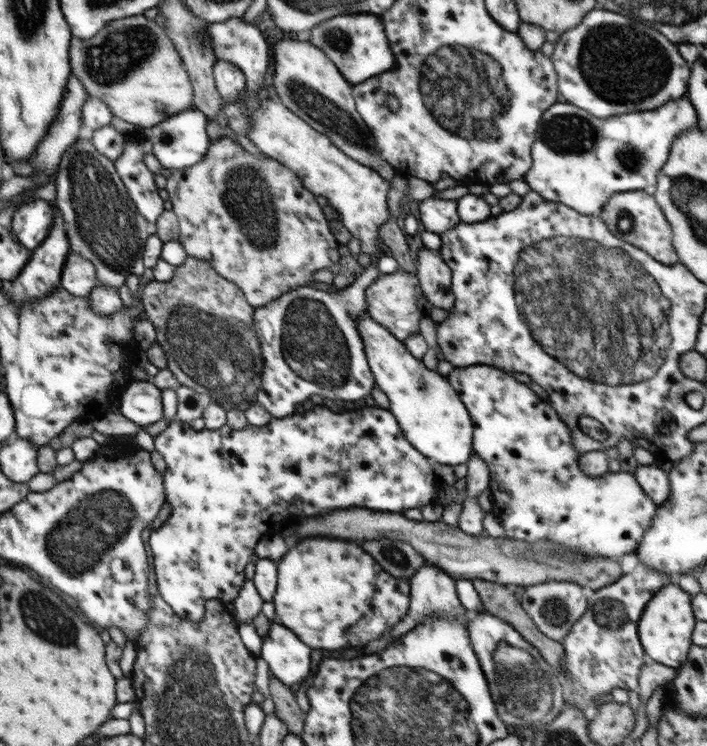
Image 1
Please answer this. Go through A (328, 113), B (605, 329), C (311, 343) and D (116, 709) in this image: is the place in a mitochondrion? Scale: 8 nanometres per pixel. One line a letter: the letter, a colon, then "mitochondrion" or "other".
A: mitochondrion
B: mitochondrion
C: mitochondrion
D: other

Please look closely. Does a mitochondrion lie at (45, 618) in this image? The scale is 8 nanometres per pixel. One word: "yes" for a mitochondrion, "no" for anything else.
yes

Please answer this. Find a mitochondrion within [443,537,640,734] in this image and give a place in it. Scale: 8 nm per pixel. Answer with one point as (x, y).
(526, 690)

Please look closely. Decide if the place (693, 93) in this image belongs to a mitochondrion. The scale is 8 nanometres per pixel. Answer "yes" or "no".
no

